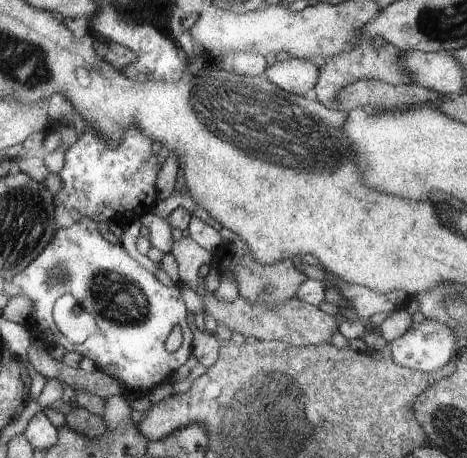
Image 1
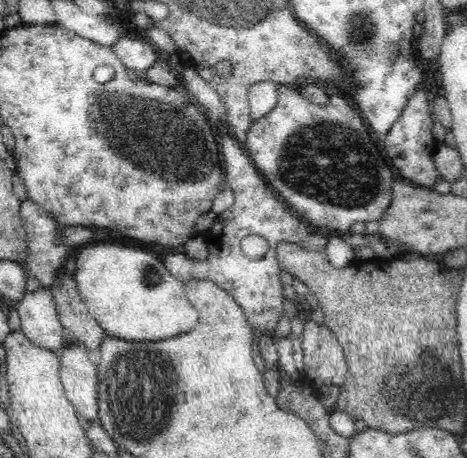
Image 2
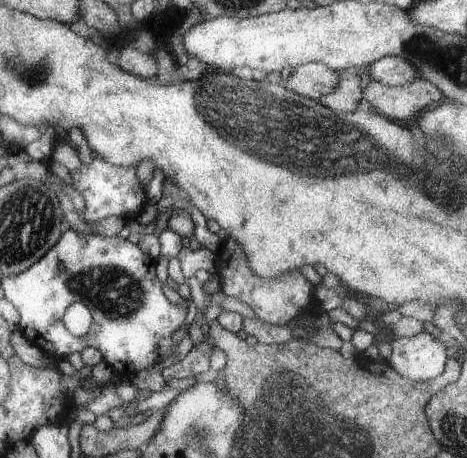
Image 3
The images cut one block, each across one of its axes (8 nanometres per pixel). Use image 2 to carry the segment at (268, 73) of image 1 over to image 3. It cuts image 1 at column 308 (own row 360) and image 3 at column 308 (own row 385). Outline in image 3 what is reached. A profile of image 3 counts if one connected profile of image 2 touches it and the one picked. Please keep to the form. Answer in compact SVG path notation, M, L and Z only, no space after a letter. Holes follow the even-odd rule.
M303 64L295 68L285 80L281 80L281 86L289 92L295 92L309 100L319 100L321 96L331 94L337 88L339 74L335 70L329 70L325 64Z

